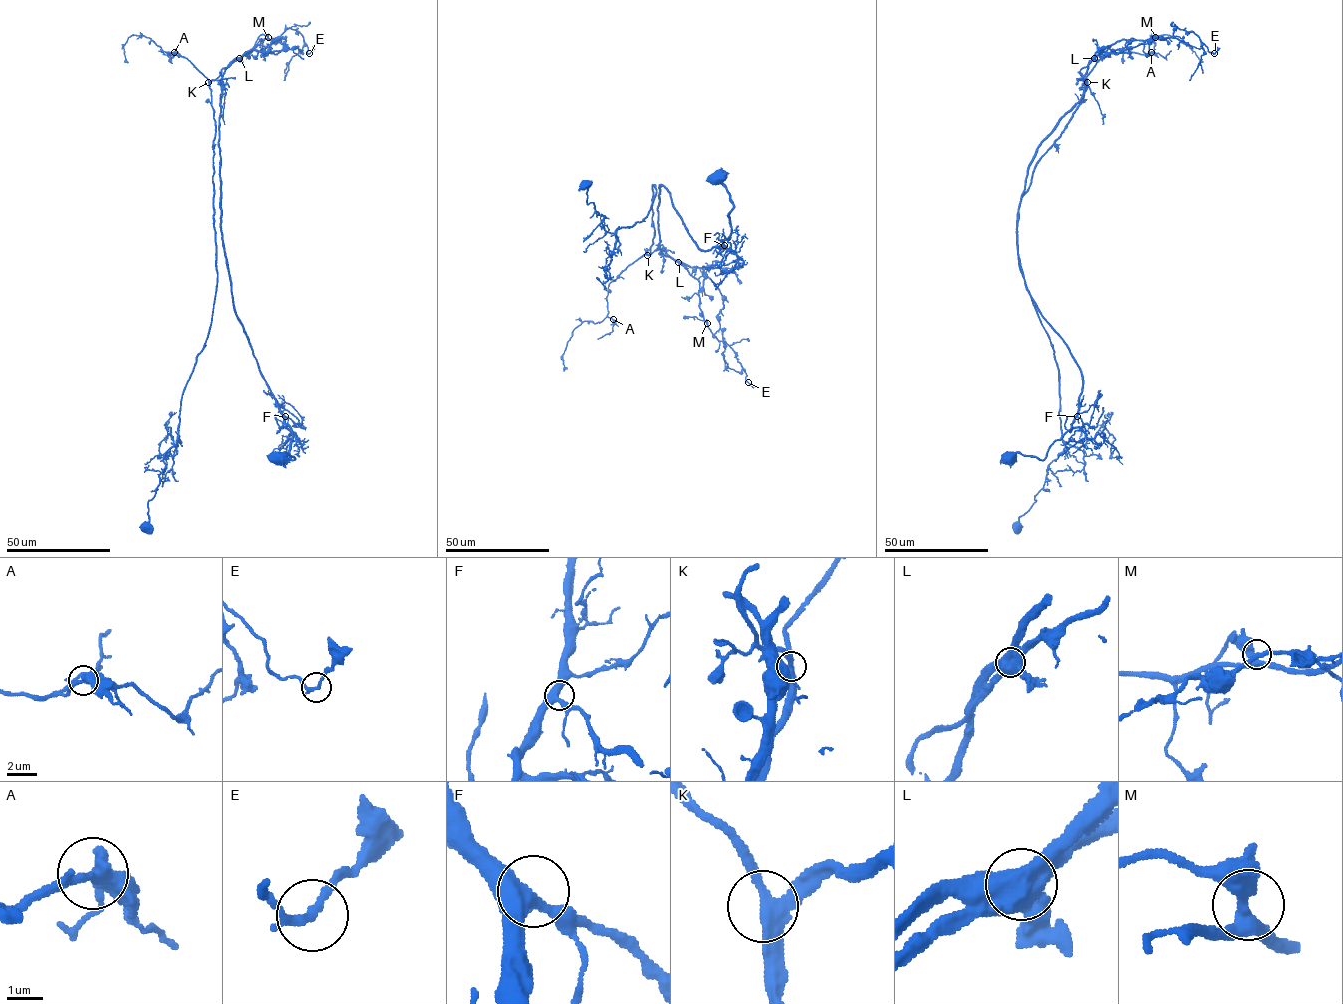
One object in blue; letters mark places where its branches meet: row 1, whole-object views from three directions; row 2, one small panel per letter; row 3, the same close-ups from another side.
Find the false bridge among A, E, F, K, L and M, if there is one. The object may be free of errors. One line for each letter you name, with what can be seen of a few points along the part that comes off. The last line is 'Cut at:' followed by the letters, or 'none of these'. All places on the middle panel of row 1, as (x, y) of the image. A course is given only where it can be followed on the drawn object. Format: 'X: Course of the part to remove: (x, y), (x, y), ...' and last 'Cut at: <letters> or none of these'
L: Course of the part to remove: (679, 262), (660, 248), (648, 255), (655, 186), (647, 215), (615, 233), (587, 203), (590, 184)
Cut at: L

